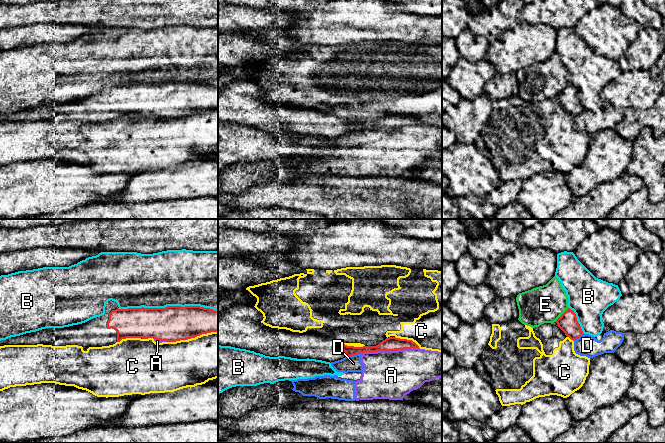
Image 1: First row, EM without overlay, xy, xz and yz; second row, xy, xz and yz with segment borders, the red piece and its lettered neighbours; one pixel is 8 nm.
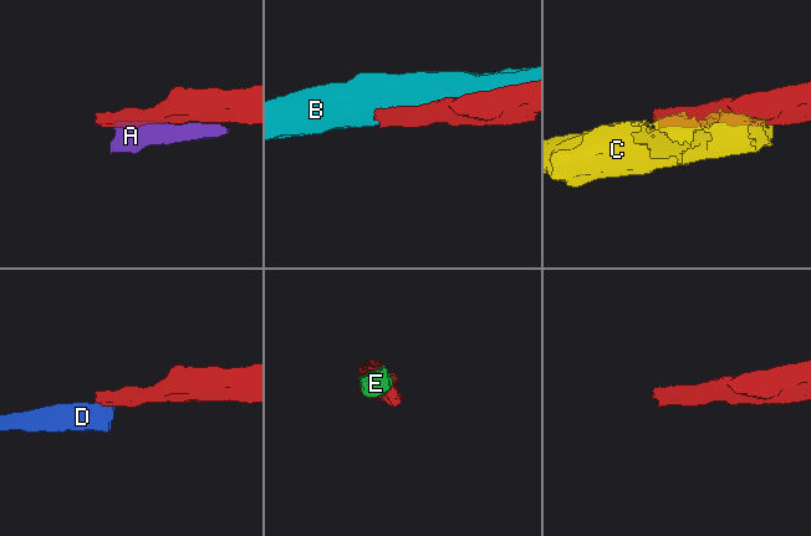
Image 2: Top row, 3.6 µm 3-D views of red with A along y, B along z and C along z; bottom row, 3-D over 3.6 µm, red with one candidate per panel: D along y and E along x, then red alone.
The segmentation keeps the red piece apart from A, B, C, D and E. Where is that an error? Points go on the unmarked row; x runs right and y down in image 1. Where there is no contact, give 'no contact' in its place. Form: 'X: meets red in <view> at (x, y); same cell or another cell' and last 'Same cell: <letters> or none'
A: meets red in xz at (390, 126); another cell
B: meets red in xy at (168, 82); another cell
C: meets red in xz at (406, 115); another cell
D: meets red in xz at (353, 130); another cell
E: meets red in yz at (562, 90); another cell
Same cell: none

